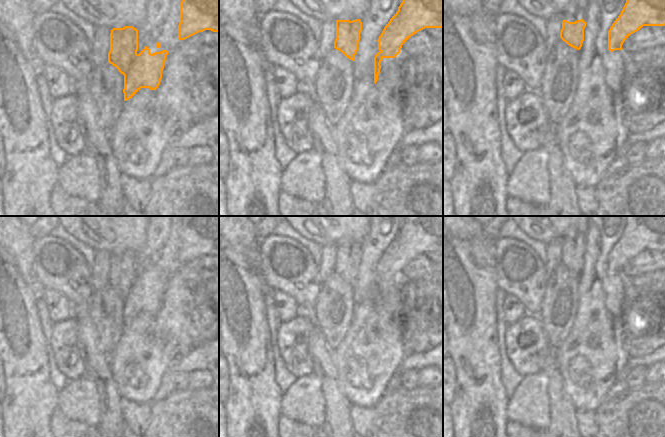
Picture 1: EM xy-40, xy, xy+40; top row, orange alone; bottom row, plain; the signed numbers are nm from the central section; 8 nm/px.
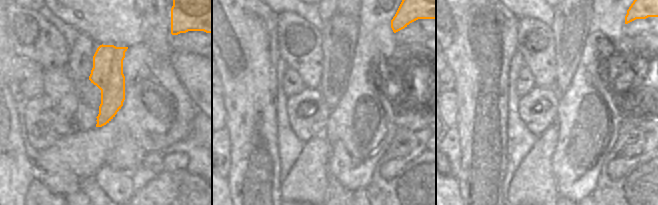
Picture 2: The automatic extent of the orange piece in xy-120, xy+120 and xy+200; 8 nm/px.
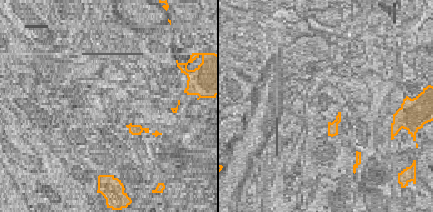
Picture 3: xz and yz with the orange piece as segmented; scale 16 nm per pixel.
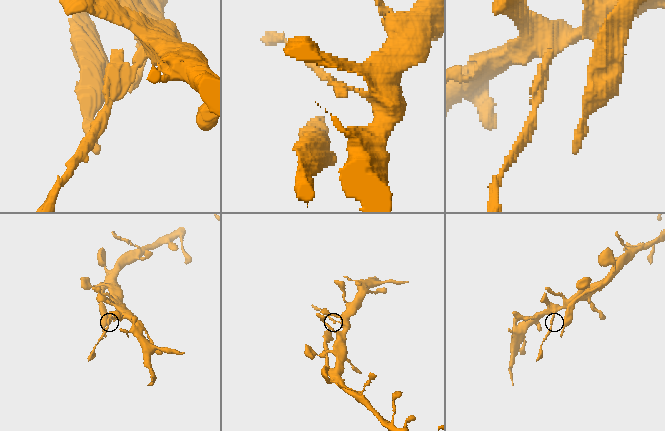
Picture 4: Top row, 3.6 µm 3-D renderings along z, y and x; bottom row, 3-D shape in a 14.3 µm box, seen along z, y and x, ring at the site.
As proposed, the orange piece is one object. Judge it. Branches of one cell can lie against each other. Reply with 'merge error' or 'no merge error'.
merge error

